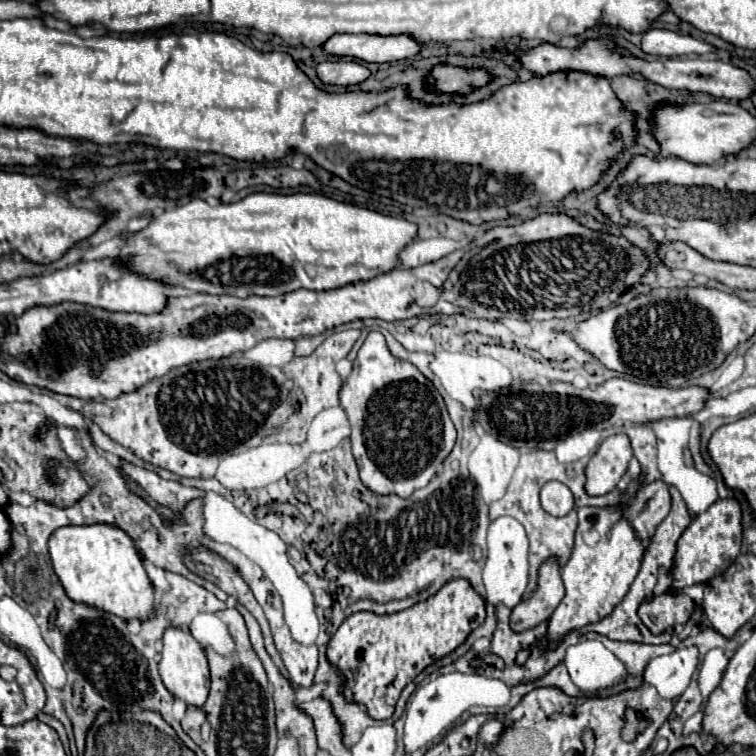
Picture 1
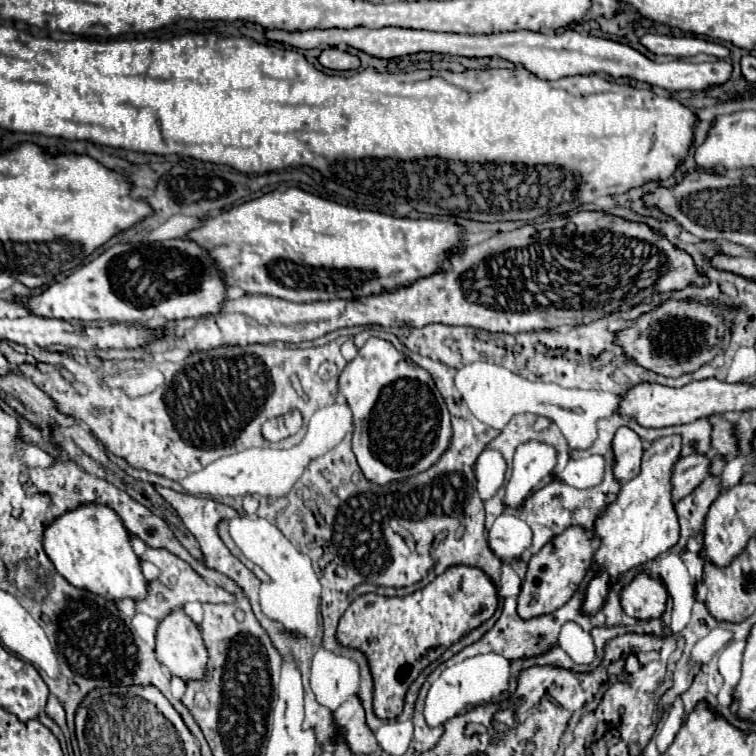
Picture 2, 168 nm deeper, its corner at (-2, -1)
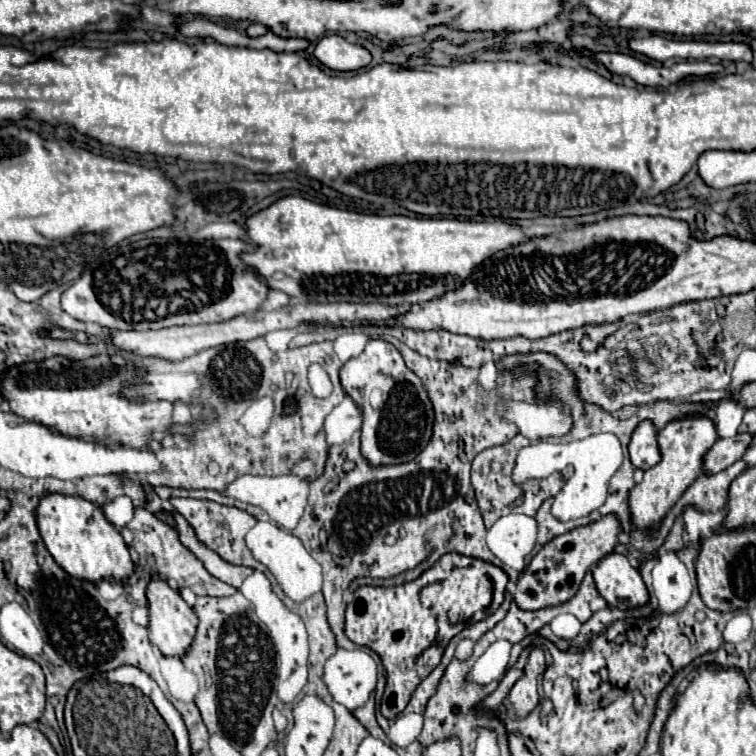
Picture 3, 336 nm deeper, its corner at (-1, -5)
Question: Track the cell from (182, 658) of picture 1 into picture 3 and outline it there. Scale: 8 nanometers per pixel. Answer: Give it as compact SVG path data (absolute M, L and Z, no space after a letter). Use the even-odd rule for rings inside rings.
M160 576L150 578L150 584L146 586L146 598L148 598L148 612L150 612L150 624L148 624L150 642L156 644L160 652L166 656L186 654L198 626L198 618L194 610L182 600L180 592L170 588L170 584L166 584L166 580L162 580Z

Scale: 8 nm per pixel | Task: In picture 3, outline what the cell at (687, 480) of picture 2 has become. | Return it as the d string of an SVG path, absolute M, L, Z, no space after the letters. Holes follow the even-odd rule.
M746 432L736 434L734 438L720 438L704 458L706 472L714 474L720 470L726 470L730 464L734 464L746 454L750 442L752 442L752 434L746 434Z

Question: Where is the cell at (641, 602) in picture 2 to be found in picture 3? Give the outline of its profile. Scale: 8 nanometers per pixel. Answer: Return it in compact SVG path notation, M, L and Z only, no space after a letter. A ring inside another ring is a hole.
M612 552L604 556L592 570L598 594L616 608L636 608L648 604L648 590L640 572L632 568L626 556Z

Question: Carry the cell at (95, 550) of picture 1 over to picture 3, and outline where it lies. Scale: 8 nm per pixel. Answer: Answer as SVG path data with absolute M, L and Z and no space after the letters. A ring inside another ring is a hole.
M44 496L36 506L36 524L48 552L70 576L78 580L98 582L114 578L116 582L122 582L134 572L134 562L120 532L106 520L106 516L102 516L100 506L80 496Z

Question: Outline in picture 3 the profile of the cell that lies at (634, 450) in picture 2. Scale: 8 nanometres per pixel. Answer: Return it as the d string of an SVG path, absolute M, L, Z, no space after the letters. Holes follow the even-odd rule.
M650 420L640 422L640 426L634 430L630 440L630 460L636 468L648 470L658 460L662 460L662 454L658 452L658 430Z

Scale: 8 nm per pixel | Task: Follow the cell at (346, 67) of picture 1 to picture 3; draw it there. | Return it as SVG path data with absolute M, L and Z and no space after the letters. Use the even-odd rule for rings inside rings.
M338 34L324 36L316 44L312 54L324 66L328 66L330 70L338 70L338 72L360 70L360 68L366 68L372 62L372 56L364 46L352 44L352 42L348 42L346 38L338 36Z

